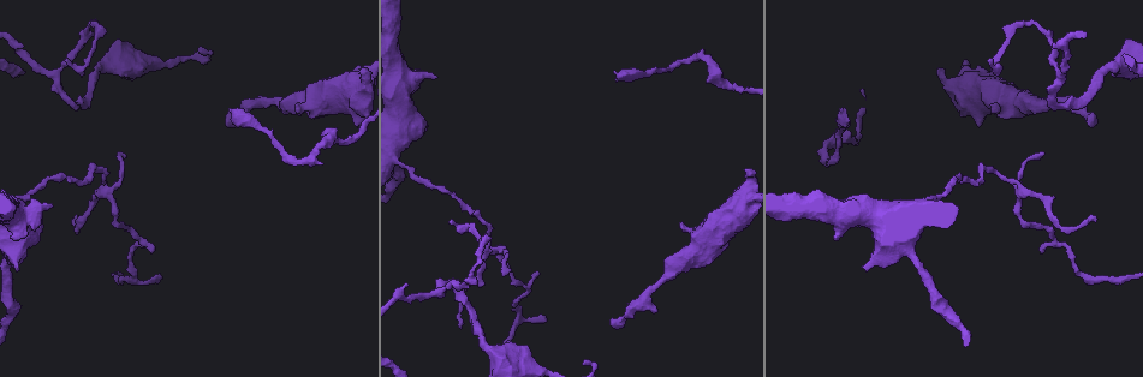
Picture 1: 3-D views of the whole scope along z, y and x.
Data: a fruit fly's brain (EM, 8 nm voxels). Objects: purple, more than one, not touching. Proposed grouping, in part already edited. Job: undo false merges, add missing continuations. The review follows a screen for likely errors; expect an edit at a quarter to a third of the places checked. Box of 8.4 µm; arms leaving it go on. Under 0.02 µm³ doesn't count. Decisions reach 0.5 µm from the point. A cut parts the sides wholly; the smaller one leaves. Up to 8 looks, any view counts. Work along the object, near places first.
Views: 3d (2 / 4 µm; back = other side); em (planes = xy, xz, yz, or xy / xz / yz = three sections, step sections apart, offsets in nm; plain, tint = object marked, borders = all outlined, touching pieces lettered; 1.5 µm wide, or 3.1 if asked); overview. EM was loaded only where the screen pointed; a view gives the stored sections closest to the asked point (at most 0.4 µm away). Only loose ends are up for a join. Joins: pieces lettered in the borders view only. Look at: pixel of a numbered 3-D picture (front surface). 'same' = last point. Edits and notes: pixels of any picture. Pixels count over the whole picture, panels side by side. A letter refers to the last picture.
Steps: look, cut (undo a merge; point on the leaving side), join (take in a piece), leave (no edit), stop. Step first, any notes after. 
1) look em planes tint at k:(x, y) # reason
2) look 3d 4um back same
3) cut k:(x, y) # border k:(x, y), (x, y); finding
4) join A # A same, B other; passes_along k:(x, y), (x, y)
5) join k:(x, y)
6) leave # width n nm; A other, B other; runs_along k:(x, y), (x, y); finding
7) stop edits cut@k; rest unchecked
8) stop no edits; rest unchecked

look em xz step 8 tint at 1:(994, 111) # stops while still wide

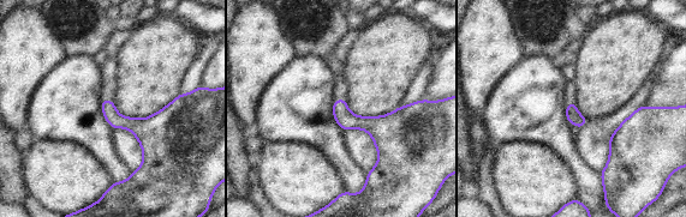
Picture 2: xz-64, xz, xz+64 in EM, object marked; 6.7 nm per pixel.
look em yz step 8 borders same

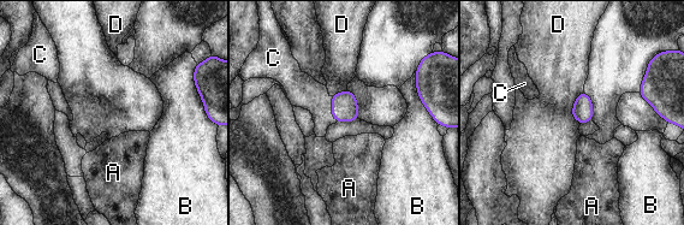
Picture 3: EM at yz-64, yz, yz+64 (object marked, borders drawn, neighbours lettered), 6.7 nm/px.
join C # A other, B other, C same, D other; passes_along 3:(345, 108), (331, 110), (303, 90); it goes on there

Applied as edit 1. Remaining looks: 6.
look overview # see it whole again

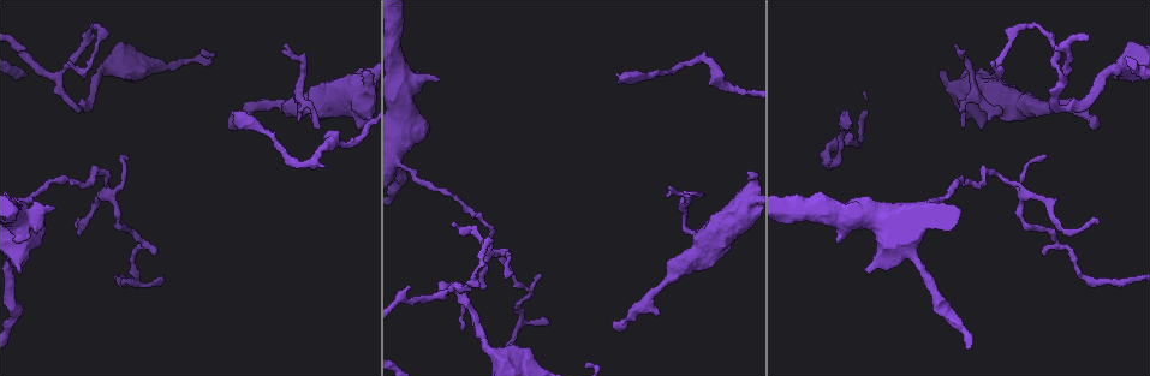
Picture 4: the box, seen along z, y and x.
look 3d 4um at 4:(613, 323) # long arm stops here

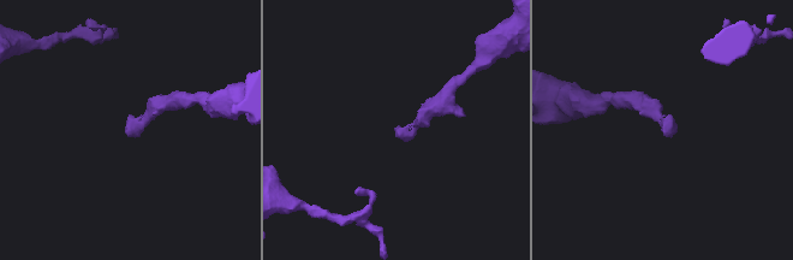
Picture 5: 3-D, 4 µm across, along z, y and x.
look em xy step 8 borders at 5:(128, 132)

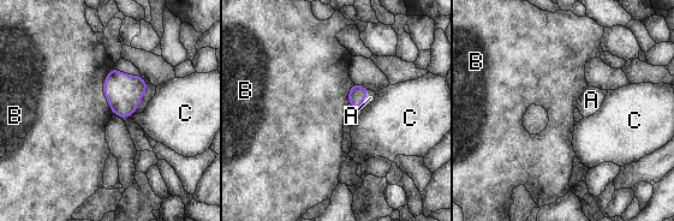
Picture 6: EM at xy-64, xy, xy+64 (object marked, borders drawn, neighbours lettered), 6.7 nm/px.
look em planes borders same # cut it another way

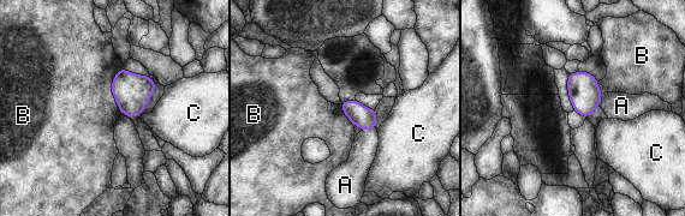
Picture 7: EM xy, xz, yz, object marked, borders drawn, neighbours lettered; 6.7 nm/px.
join A # longest_contact B 320 nm; A same, B other, C other; it goes on there

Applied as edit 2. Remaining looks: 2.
stop edits join@3, join@7; rest unchecked

